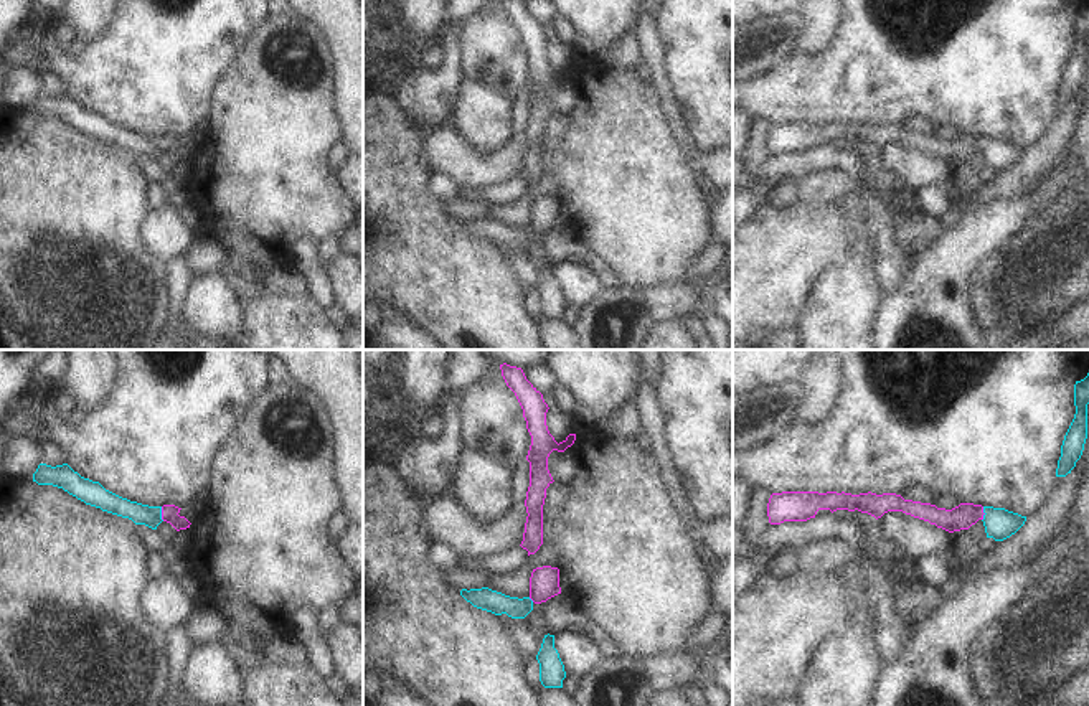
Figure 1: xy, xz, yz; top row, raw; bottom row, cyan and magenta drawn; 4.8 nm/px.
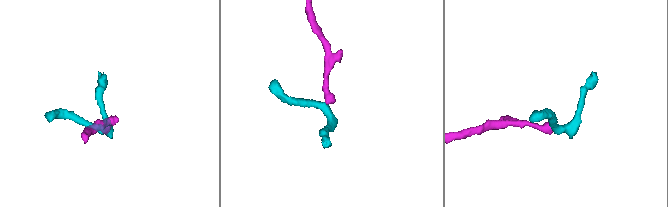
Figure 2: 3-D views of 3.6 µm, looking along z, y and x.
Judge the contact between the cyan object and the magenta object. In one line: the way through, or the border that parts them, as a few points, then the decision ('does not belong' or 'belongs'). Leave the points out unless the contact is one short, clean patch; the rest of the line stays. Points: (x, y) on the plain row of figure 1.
runs through xy (139, 144), (160, 144), (169, 142); belongs

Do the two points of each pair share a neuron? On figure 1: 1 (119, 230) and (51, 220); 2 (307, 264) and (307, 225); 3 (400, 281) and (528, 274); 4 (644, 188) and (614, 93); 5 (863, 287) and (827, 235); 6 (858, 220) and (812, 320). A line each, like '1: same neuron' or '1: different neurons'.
1: same neuron
2: different neurons
3: different neurons
4: same neuron
5: different neurons
6: same neuron

